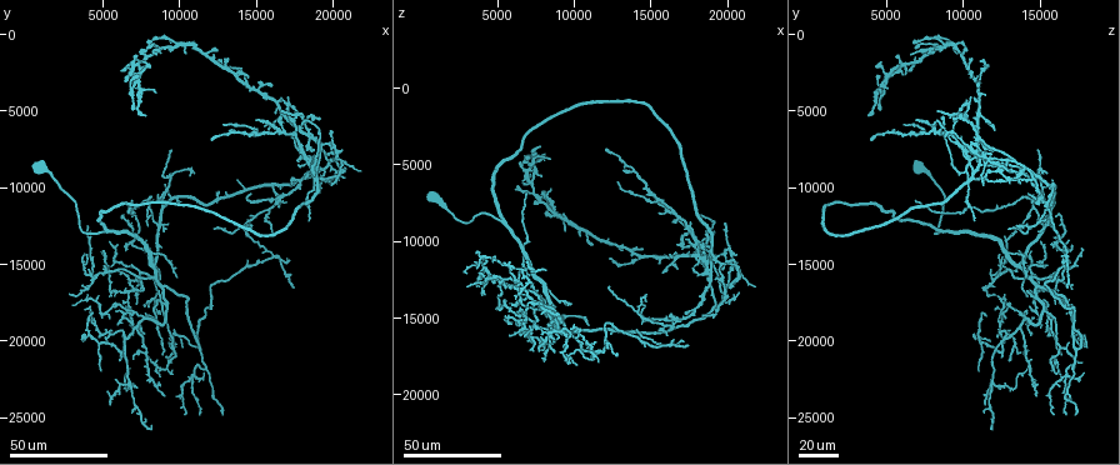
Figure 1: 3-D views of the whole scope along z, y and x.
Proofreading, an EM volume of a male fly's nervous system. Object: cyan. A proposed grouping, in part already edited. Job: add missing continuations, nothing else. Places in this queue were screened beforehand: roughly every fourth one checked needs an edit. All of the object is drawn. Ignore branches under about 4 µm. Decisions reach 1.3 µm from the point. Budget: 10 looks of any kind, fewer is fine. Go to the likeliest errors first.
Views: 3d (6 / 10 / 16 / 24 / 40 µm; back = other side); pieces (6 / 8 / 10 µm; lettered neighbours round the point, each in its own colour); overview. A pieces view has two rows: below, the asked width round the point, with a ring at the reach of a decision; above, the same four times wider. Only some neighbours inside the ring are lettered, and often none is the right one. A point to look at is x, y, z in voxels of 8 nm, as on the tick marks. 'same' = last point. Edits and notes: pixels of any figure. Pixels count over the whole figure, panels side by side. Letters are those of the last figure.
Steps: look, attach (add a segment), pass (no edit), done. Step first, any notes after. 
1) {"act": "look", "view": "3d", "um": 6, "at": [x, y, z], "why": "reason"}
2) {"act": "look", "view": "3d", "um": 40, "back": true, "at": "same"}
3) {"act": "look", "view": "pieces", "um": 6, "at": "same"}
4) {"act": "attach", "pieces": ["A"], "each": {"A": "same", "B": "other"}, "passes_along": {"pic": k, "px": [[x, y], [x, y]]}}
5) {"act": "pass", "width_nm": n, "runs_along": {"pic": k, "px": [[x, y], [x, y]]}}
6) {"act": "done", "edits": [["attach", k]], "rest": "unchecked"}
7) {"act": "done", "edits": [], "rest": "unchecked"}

{"act": "look", "view": "3d", "um": 40, "at": [6000, 21200, 13000], "why": "an open end"}

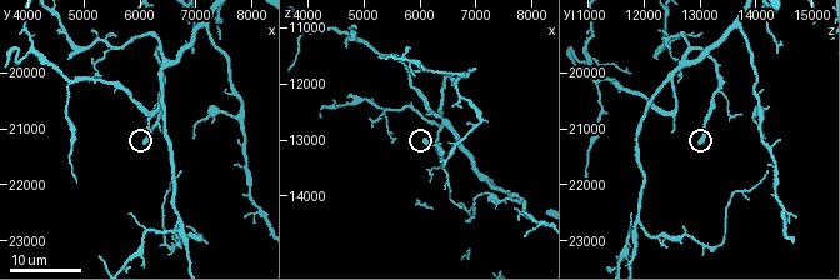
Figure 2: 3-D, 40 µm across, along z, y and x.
{"act": "look", "view": "pieces", "um": 6, "at": [6050, 21250, 13000], "why": "see the neighbours"}

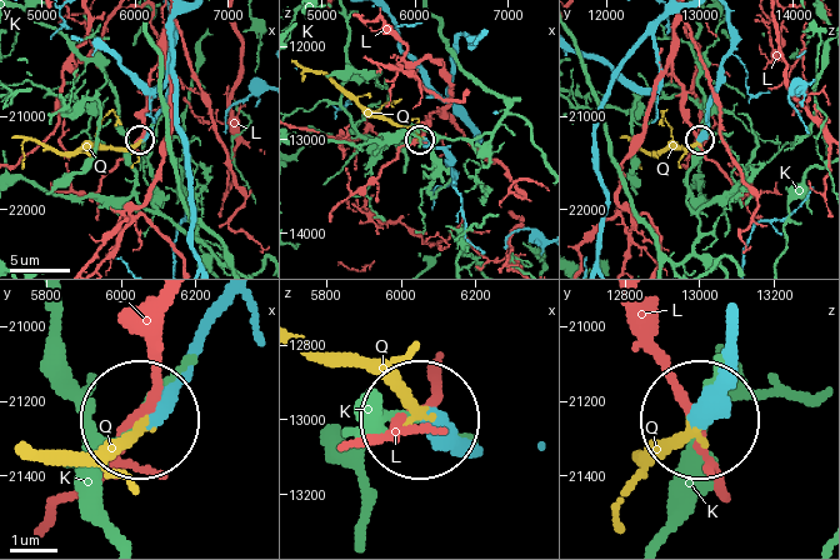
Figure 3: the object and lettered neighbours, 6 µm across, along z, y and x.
{"act": "attach", "pieces": ["Q"], "each": {"K": "other", "L": "other", "Q": "same"}, "passes_along": {"pic": 3, "px": [[476, 458], [365, 370], [305, 358]]}, "found": "the neuron continues"}

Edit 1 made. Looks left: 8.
{"act": "look", "view": "3d", "um": 40, "at": [16800, 4400, 10400]}

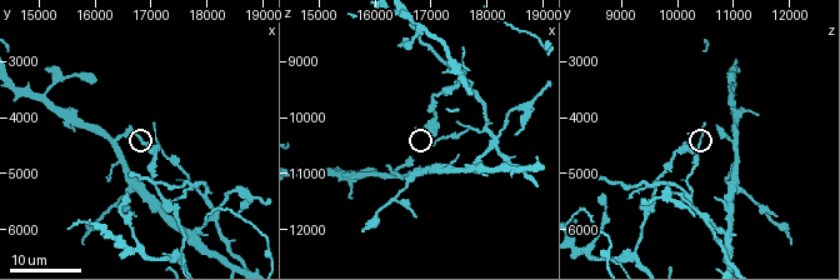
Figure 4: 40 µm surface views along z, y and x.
{"act": "look", "view": "pieces", "um": 8, "at": [16700, 4250, 10200]}

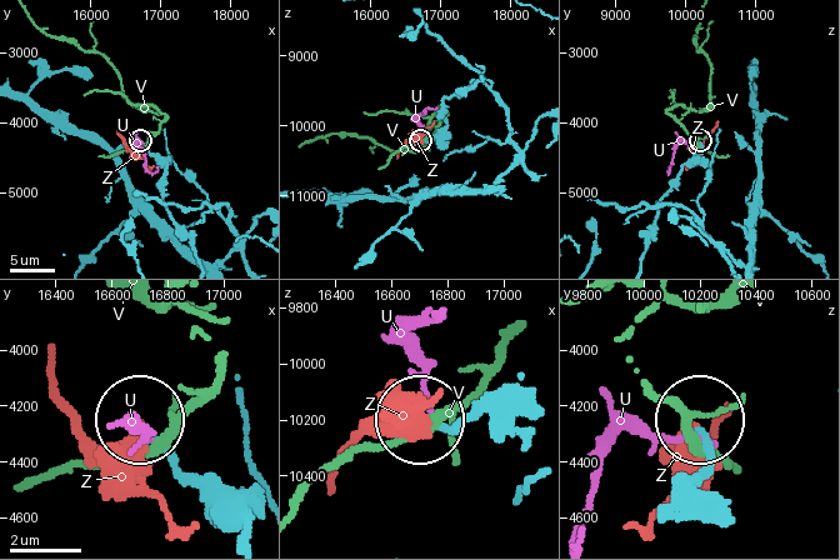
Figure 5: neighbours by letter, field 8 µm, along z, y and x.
{"act": "pass", "each": {"U": "other", "V": "other", "Z": "other"}, "runs_along": {"pic": 5, "px": [[641, 259], [658, 200], [699, 151], [700, 143]]}, "found": "none of them fits"}

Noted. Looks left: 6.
{"act": "look", "view": "3d", "um": 16, "at": [15800, 6200, 12050], "why": "free end"}

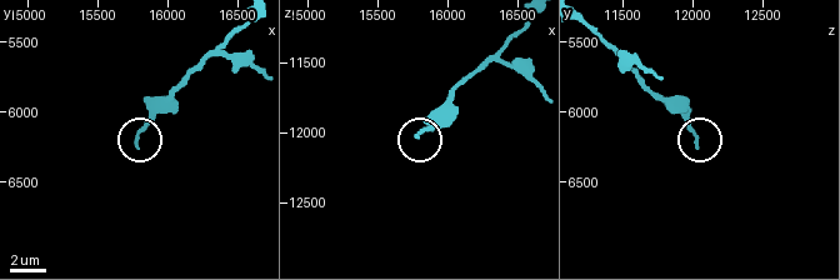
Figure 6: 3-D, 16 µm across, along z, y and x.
{"act": "look", "view": "pieces", "um": 8, "at": [15780, 6260, 12040], "why": "what lies round it"}

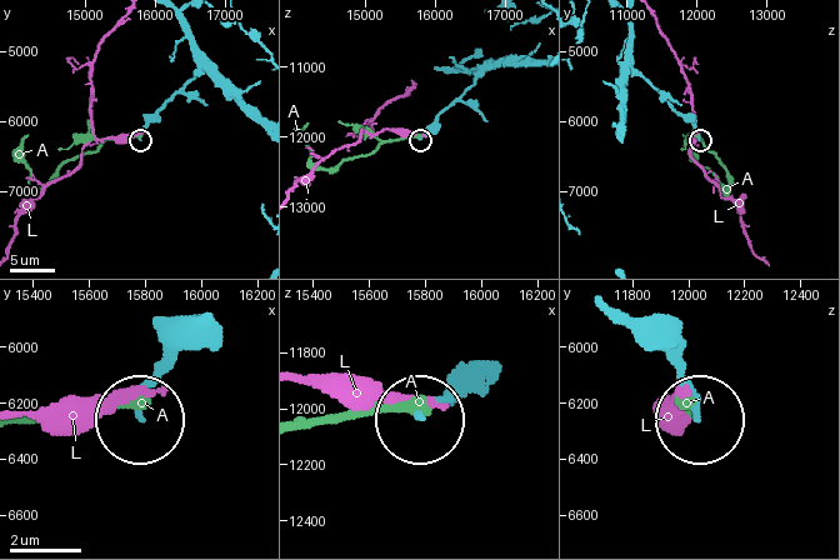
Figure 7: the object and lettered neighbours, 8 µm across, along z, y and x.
{"act": "pass", "each": {"A": "other", "L": "other"}, "runs_along": {"pic": 7, "px": [[256, 120], [201, 71], [160, 106], [140, 140]]}, "found": "none of them fits"}

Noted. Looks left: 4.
{"act": "look", "view": "3d", "um": 40, "at": [15000, 5800, 6800], "why": "thin end"}

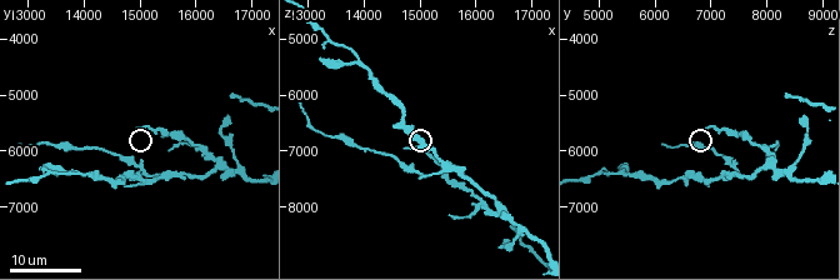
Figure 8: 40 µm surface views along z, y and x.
{"act": "look", "view": "pieces", "um": 8, "at": [14950, 5550, 6950], "why": "what lies round it"}

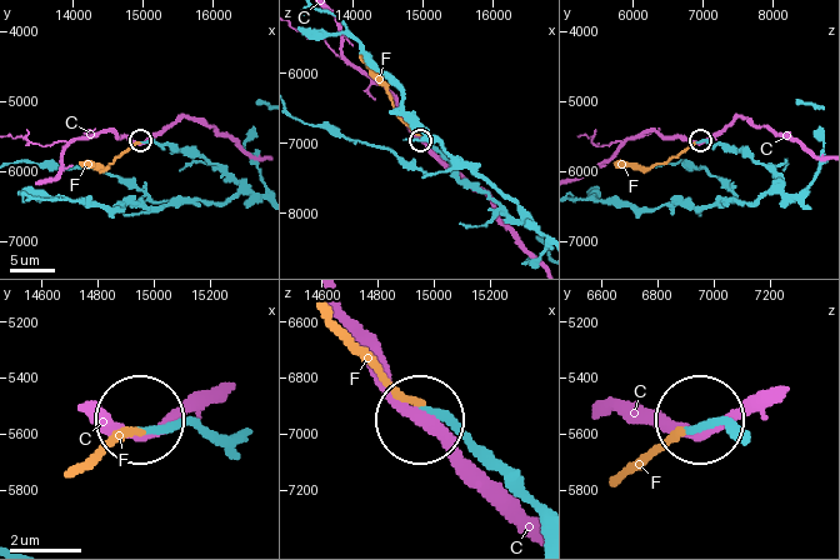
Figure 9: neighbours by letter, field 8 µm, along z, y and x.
{"act": "attach", "pieces": ["F"], "each": {"C": "other", "F": "same"}, "found": "it goes on there"}

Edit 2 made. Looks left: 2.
{"act": "done", "edits": [["attach", 3], ["attach", 9]], "rest": "unchecked"}

